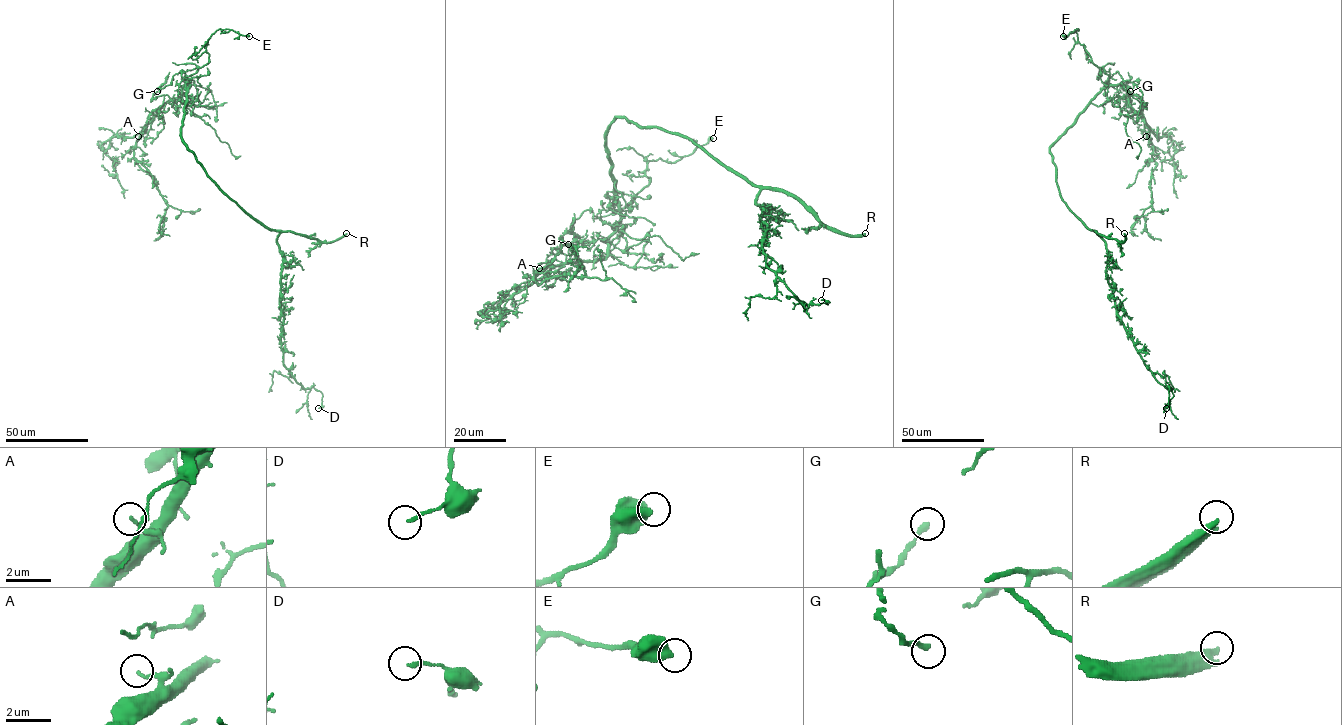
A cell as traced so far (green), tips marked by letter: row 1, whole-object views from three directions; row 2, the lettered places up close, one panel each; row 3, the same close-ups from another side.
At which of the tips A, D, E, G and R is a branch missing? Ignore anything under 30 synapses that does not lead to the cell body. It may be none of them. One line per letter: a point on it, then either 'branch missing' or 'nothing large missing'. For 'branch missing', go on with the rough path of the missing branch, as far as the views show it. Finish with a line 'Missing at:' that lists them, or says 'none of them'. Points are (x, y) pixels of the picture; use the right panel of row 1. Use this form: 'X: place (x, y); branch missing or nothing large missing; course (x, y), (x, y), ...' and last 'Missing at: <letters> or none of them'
A: place (1146, 136); nothing large missing
D: place (1166, 408); nothing large missing
E: place (1063, 36); nothing large missing
G: place (1130, 91); nothing large missing
R: place (1124, 233); branch missing; course (1124, 233), (1122, 228), (1116, 230), (1097, 219), (1030, 163), (1001, 150), (995, 140)
Missing at: R

